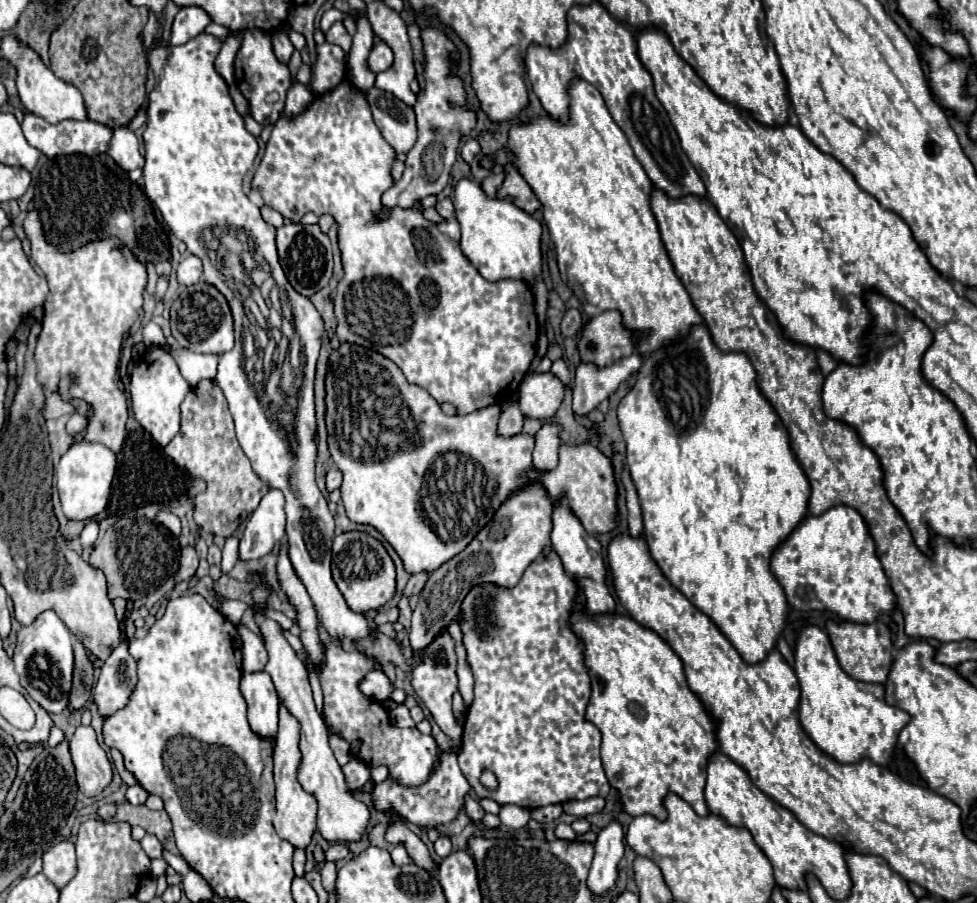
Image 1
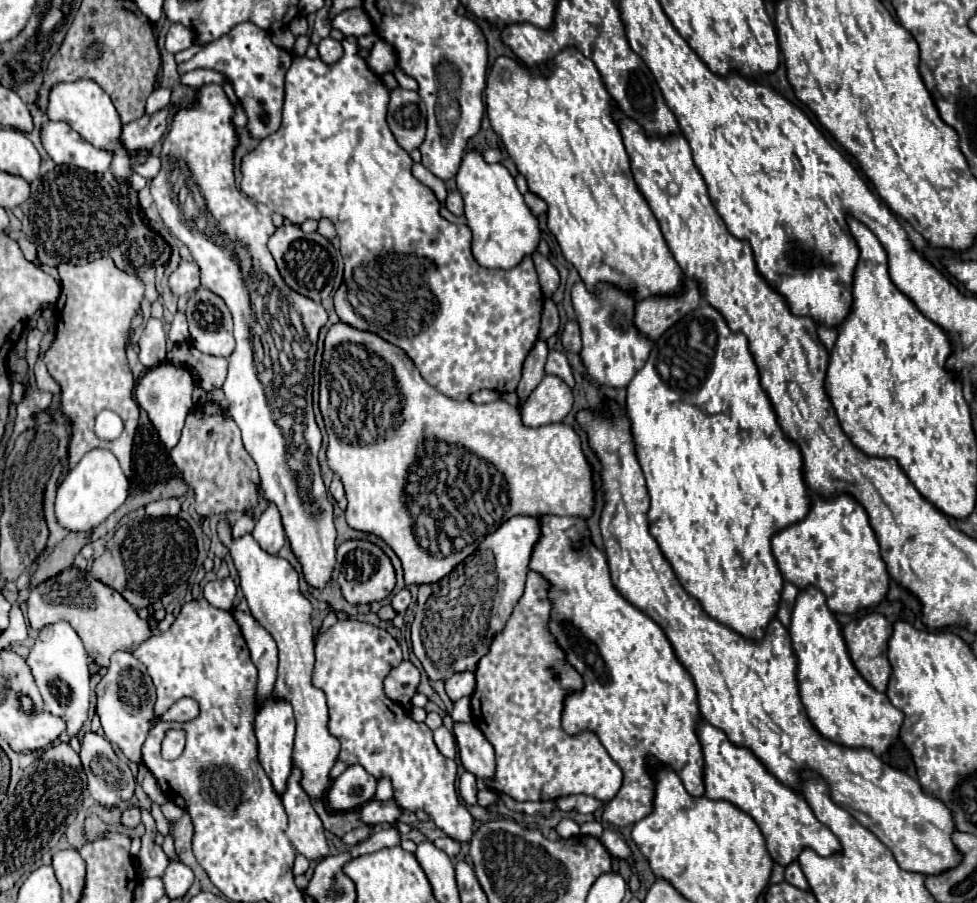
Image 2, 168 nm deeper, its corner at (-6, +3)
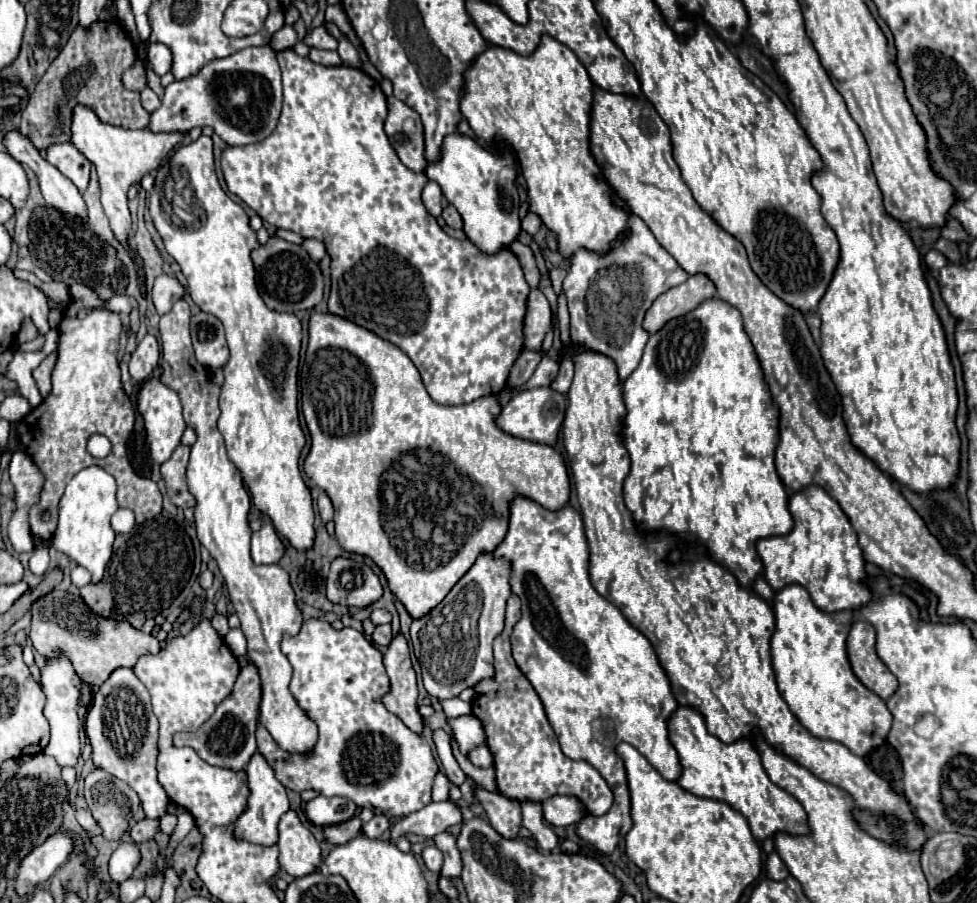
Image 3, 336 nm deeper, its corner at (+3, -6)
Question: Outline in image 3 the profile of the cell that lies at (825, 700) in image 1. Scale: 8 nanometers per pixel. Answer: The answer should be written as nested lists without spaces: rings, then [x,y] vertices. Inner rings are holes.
[[[787,585],[775,593],[775,633],[771,657],[777,687],[801,725],[819,739],[843,743],[859,757],[881,747],[891,729],[891,713],[881,697],[869,691],[851,671],[845,639],[851,629],[851,611],[825,613],[817,609],[801,585]]]

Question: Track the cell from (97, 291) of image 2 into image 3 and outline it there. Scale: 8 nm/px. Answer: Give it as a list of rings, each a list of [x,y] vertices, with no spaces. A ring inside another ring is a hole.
[[[73,283],[69,285],[69,291],[71,301],[65,307],[57,327],[59,359],[51,373],[53,389],[49,397],[37,409],[31,409],[31,413],[21,419],[17,427],[19,437],[27,447],[27,455],[45,475],[41,499],[31,507],[29,513],[31,533],[41,539],[51,539],[53,529],[57,527],[57,503],[65,491],[65,485],[81,467],[89,465],[99,465],[115,477],[119,507],[133,509],[137,523],[153,519],[163,511],[161,491],[157,483],[139,477],[127,461],[127,437],[133,431],[135,409],[121,385],[121,371],[117,361],[121,335],[119,313],[105,309],[107,301],[103,301],[97,291],[85,283]],[[81,309],[87,311],[83,319],[77,317]],[[91,433],[103,433],[111,439],[111,455],[107,455],[105,459],[95,459],[87,453],[85,445]],[[45,513],[49,515],[49,519],[43,519]]]

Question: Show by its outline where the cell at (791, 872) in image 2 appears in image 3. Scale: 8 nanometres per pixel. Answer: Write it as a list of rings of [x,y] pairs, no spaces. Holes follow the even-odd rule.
[[[775,851],[767,857],[767,875],[773,881],[785,881],[789,877],[789,871],[787,871],[785,863],[781,861],[781,857]]]

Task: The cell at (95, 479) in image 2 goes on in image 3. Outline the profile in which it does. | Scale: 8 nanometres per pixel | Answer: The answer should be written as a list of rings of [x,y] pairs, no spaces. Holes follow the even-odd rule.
[[[85,467],[69,483],[59,501],[59,523],[51,537],[51,545],[63,551],[69,559],[85,567],[93,575],[93,583],[103,579],[105,567],[113,555],[115,531],[109,525],[111,515],[117,511],[115,479],[103,467]]]

